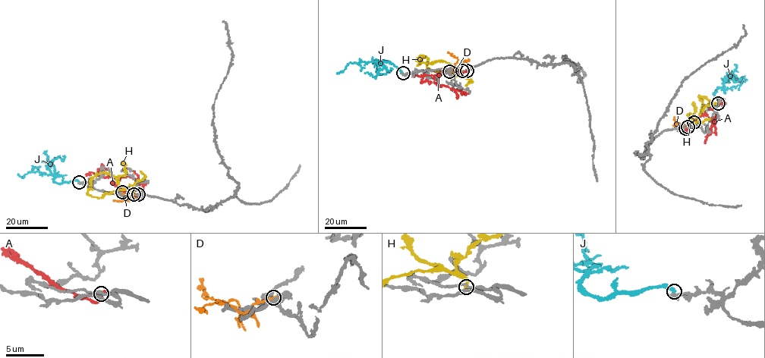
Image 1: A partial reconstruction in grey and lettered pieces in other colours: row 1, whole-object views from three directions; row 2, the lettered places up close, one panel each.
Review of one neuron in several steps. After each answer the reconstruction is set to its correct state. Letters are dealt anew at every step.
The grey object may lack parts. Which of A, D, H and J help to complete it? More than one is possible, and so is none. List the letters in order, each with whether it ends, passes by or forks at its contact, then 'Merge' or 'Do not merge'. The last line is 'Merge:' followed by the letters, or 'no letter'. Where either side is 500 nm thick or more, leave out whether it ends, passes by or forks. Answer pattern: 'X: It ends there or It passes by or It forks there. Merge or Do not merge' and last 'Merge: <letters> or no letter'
A: It ends there. Do not merge
D: It ends there. Do not merge
H: It ends there. Do not merge
J: It ends there. Do not merge
Merge: no letter

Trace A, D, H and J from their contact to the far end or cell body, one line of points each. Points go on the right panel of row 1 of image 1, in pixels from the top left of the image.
A: (684, 128), (706, 114), (715, 118), (716, 114), (711, 108), (713, 105), (722, 103), (724, 107)
D: (694, 122), (686, 126), (675, 122), (674, 117)
H: (687, 127), (690, 120), (700, 114), (700, 110), (709, 102), (699, 96), (702, 105), (704, 105)
J: (718, 102), (713, 94), (719, 86), (722, 87), (722, 83), (729, 76), (733, 76), (741, 82), (747, 79)

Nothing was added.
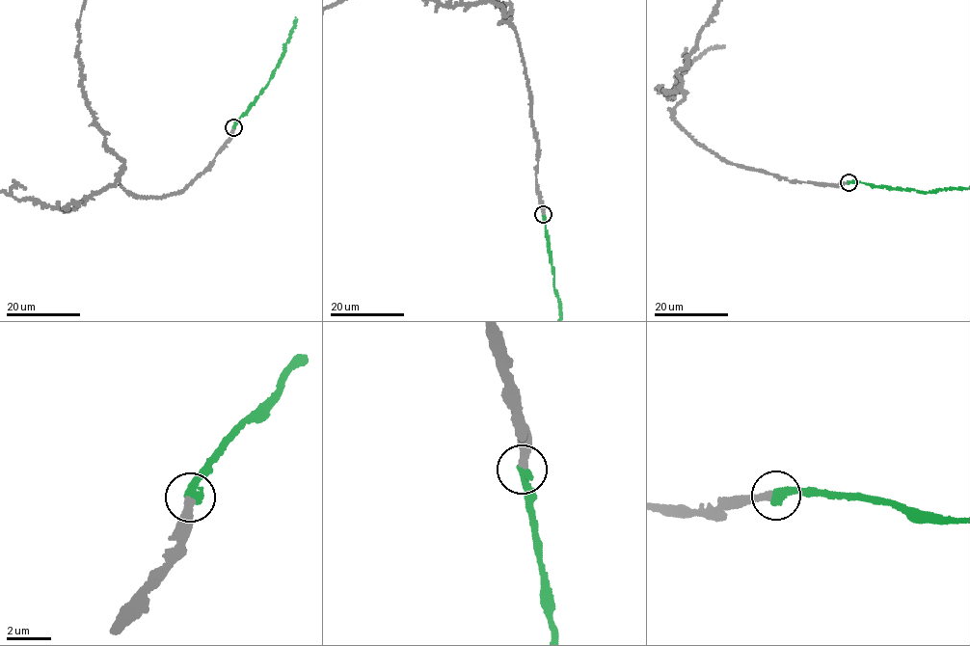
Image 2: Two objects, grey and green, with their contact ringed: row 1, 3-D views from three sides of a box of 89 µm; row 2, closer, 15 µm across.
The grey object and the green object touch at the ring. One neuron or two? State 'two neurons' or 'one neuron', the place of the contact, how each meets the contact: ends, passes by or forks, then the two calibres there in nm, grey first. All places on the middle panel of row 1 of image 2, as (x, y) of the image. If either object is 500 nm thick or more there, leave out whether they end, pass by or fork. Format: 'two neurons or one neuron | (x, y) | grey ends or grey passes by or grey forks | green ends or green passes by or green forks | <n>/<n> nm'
one neuron | (543, 214) | grey ends | green ends | 300/400 nm

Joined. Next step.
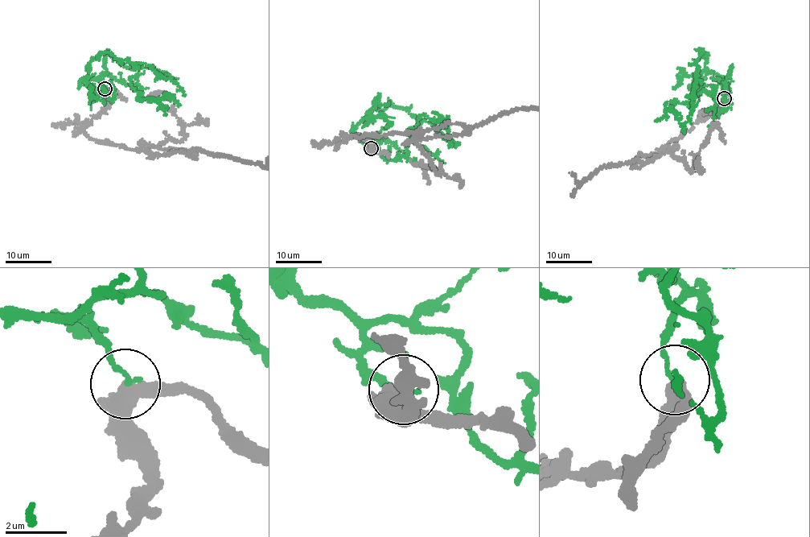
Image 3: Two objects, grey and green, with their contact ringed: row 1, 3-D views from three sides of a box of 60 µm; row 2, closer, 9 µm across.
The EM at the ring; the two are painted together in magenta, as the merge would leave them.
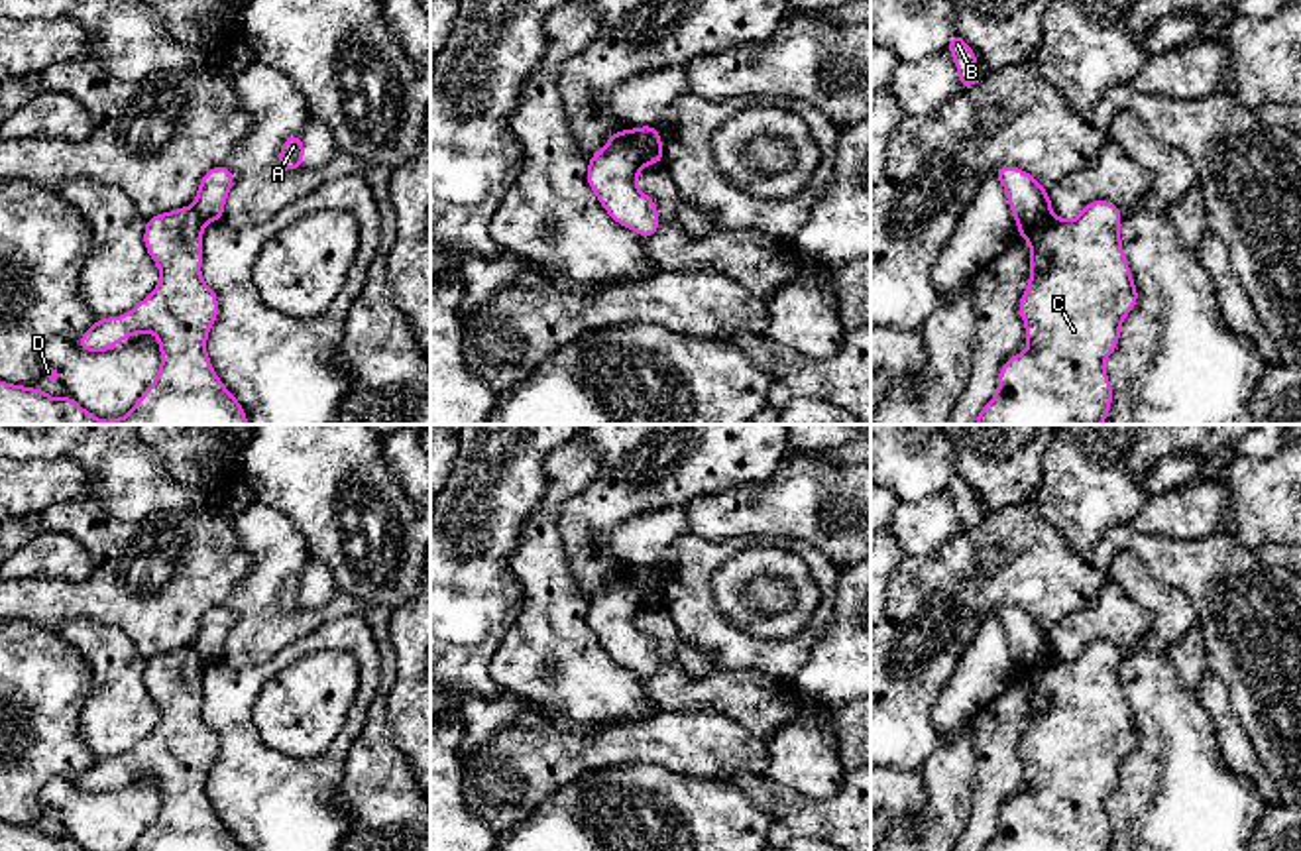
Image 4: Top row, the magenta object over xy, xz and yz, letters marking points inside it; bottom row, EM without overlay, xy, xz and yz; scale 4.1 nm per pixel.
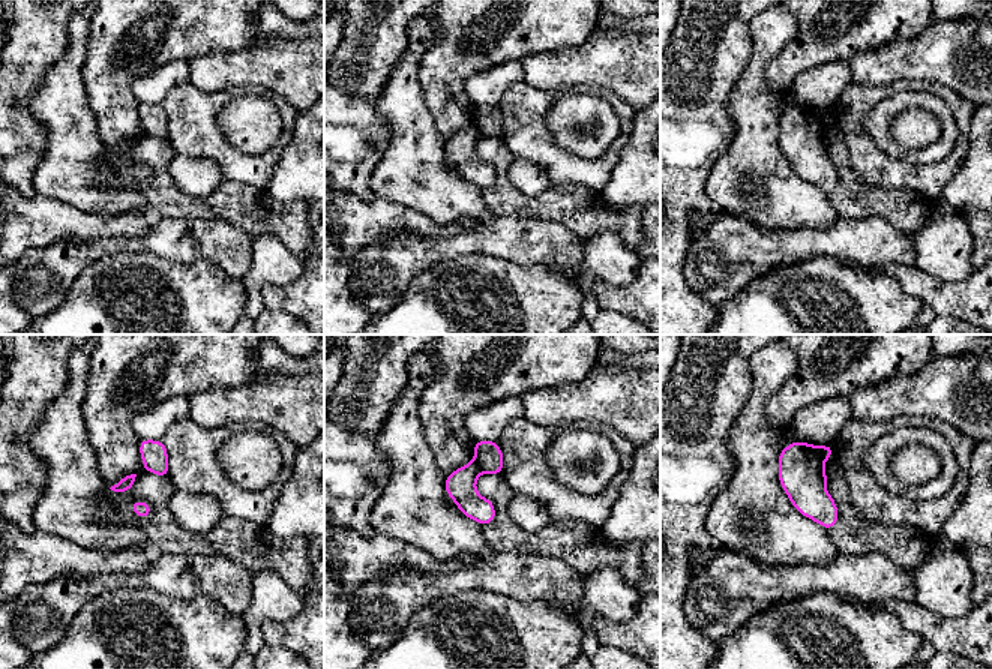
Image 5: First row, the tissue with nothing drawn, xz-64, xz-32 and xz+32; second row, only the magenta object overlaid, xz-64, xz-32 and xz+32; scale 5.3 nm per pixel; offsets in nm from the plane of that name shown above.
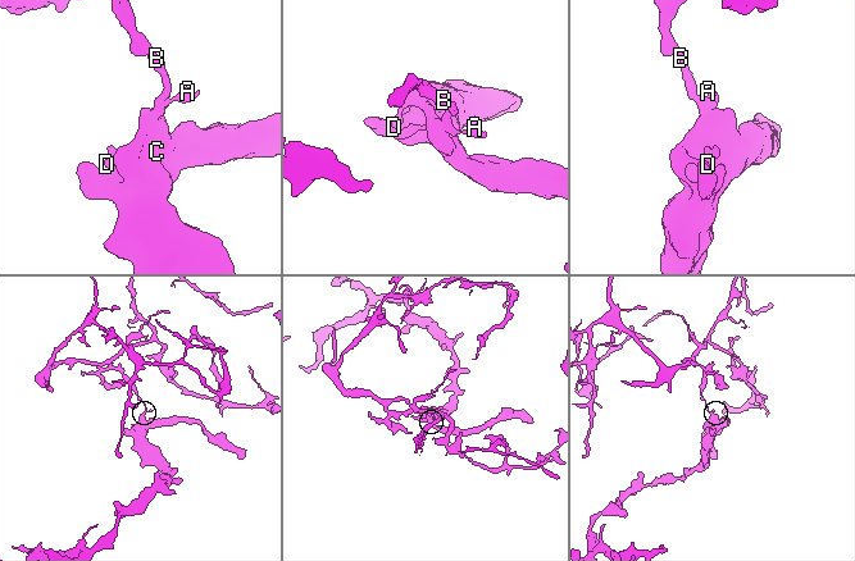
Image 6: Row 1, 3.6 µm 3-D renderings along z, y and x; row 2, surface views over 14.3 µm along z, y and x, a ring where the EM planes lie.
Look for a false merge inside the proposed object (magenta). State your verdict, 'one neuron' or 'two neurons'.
two neurons

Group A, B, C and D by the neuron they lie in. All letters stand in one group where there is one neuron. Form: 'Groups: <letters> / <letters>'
Groups: A B / C D

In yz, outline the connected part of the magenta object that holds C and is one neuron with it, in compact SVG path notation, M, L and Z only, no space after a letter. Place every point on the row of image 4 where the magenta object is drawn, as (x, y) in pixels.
M1099 199L1073 220L1047 212L1018 228L1030 244L1030 281L1018 305L1028 348L1002 364L998 389L975 425L1101 425L1108 419L1112 385L1104 360L1116 350L1122 320L1138 303L1120 220L1122 210Z

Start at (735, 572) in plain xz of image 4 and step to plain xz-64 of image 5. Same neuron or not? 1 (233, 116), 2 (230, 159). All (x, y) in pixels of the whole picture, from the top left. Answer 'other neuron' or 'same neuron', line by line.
1: same neuron
2: other neuron

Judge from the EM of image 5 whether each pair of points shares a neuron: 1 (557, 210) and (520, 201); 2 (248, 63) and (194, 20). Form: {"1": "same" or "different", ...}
{"1": "same", "2": "different"}

